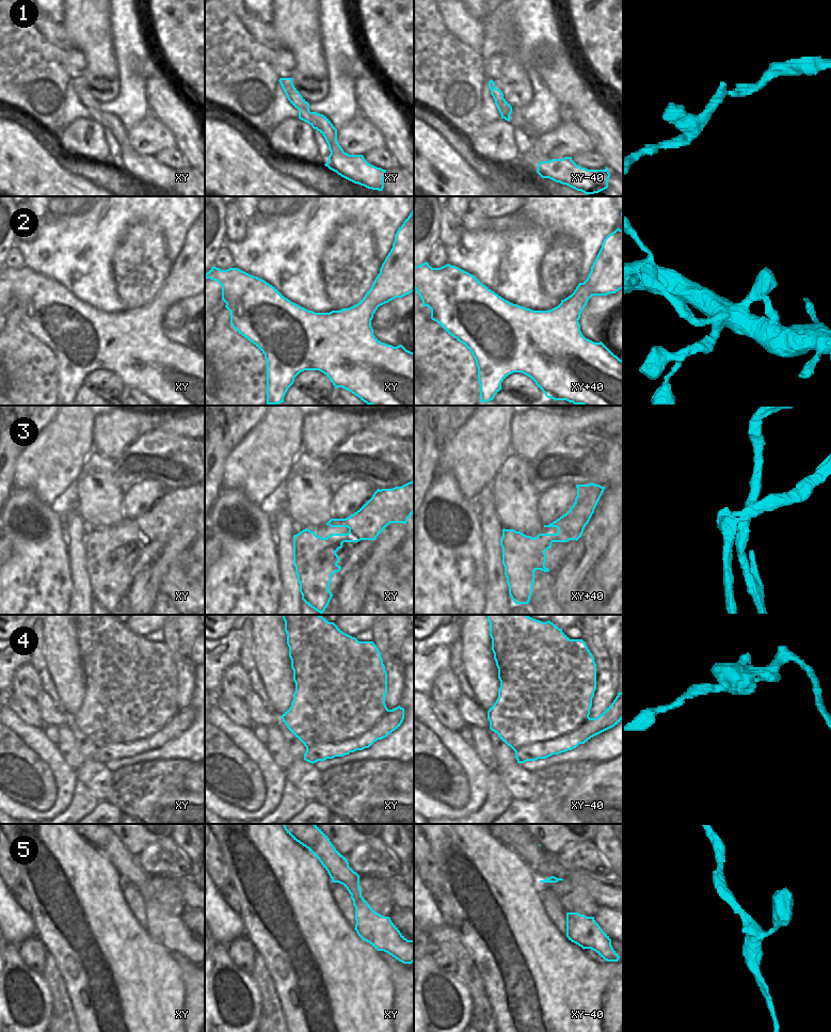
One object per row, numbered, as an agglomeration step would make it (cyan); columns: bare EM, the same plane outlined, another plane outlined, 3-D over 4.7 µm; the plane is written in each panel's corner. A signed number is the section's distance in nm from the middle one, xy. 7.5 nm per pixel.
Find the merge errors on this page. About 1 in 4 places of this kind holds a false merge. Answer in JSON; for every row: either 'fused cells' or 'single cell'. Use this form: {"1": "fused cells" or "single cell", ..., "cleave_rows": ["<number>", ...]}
{"1": "single cell", "2": "single cell", "3": "fused cells", "4": "fused cells", "5": "single cell", "cleave_rows": ["3", "4"]}

